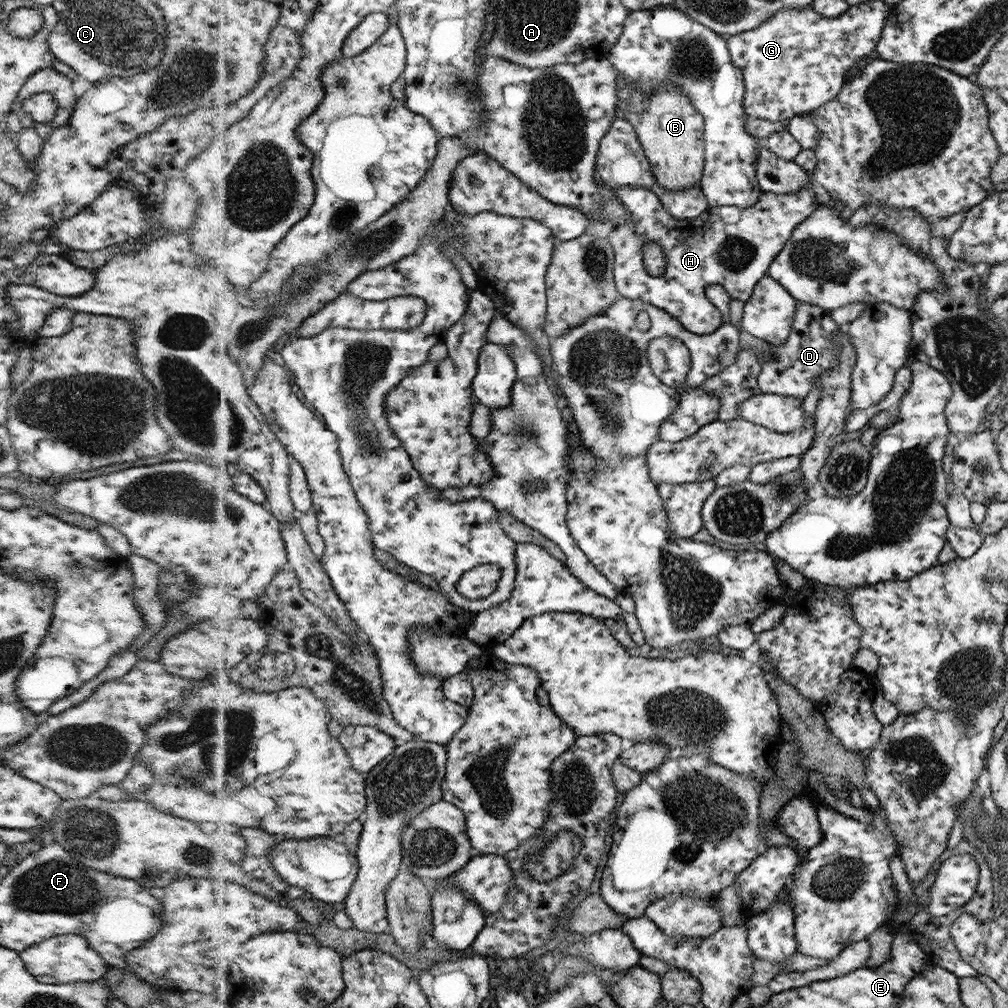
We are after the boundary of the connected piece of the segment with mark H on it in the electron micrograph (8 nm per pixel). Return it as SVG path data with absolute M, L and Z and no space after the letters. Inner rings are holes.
M808 183L794 194L764 193L747 209L710 206L697 221L679 223L651 190L630 185L612 189L631 213L631 223L616 226L611 238L615 253L614 277L620 296L659 307L698 335L715 332L723 322L720 311L707 298L706 287L723 286L734 302L746 303L758 282L768 276L771 262L785 248L794 230L819 206L812 183ZM648 240L662 243L667 259L666 273L662 276L653 277L646 269L643 252Z

